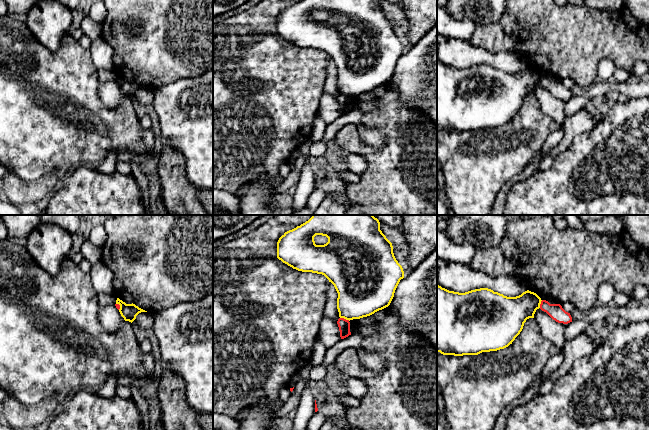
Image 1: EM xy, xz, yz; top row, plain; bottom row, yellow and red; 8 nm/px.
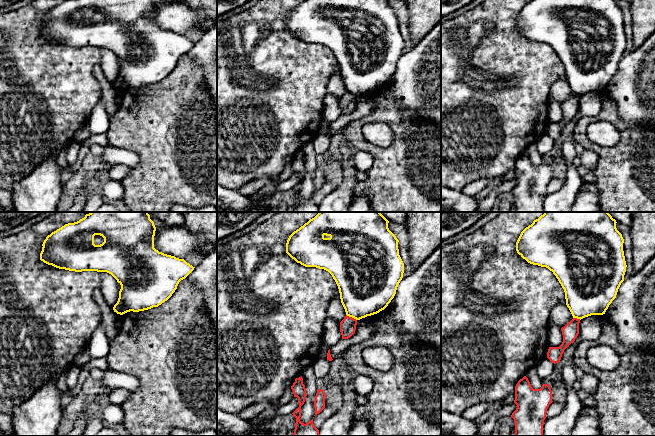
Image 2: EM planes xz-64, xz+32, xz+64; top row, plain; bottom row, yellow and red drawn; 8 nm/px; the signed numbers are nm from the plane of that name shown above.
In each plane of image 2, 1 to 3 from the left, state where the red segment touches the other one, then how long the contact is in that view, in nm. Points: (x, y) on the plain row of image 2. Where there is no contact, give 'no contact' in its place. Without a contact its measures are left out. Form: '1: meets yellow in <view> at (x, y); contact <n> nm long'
1: no contact
2: meets yellow in xz+32 at (351, 92); contact 100 nm long
3: meets yellow in xz+64 at (577, 94); contact 70 nm long

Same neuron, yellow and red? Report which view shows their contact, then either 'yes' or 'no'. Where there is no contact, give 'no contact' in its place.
xz | no

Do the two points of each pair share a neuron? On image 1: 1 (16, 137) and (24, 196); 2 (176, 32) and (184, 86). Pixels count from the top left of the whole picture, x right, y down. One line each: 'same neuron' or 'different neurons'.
1: different neurons
2: different neurons

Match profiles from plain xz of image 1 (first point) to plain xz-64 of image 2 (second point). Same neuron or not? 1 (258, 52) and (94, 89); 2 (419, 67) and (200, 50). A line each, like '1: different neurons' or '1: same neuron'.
1: same neuron
2: same neuron

